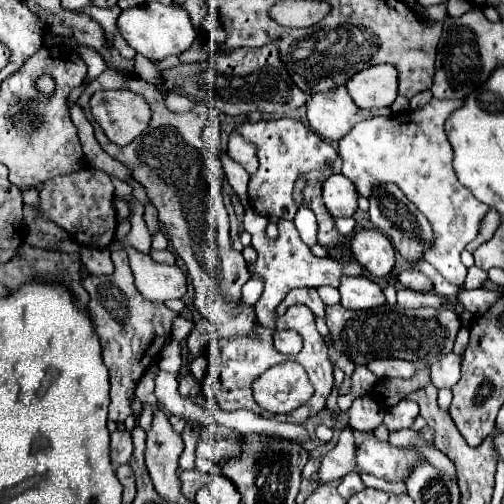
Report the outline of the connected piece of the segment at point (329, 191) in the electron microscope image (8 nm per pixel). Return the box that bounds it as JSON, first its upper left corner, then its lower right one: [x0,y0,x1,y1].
[323,174,357,218]

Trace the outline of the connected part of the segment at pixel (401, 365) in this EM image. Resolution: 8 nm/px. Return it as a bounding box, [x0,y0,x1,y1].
[365,360,416,378]

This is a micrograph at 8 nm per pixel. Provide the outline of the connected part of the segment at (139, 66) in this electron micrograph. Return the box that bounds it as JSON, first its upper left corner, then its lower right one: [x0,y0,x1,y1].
[134,54,162,86]

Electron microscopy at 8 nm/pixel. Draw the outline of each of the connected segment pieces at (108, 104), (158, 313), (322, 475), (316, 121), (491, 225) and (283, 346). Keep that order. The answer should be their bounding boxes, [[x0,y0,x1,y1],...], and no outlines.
[[91,90,151,146],[83,250,179,422],[317,426,356,484],[307,86,377,140],[467,210,501,250],[273,330,301,354]]

